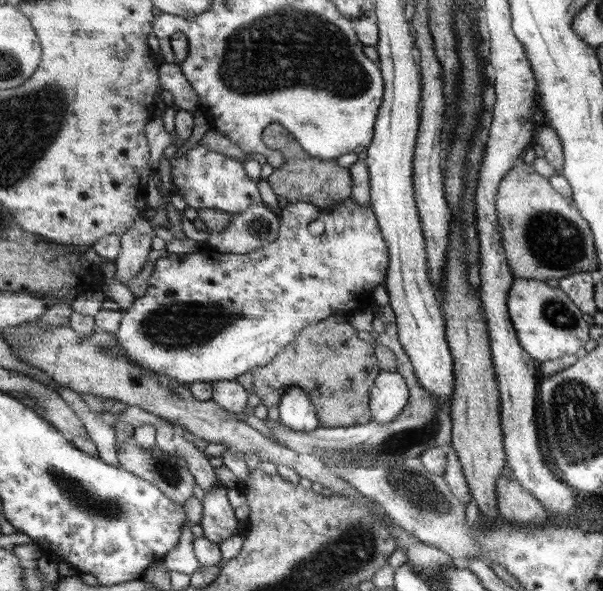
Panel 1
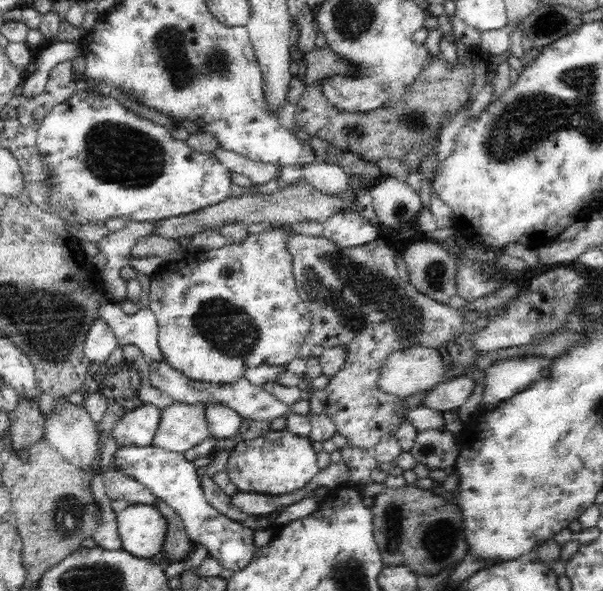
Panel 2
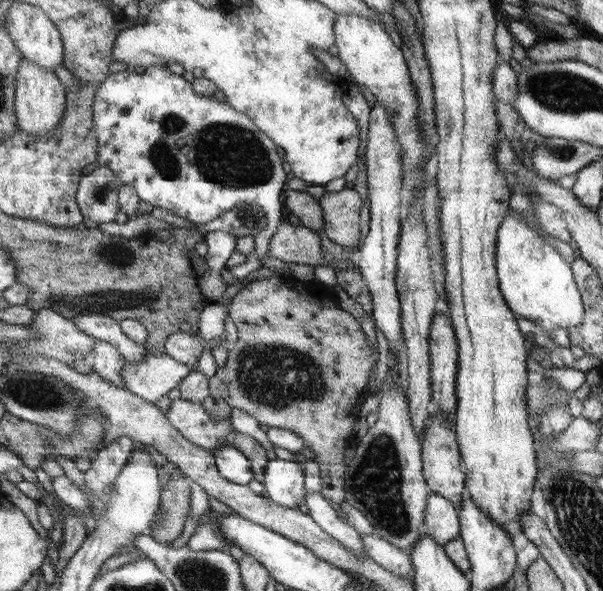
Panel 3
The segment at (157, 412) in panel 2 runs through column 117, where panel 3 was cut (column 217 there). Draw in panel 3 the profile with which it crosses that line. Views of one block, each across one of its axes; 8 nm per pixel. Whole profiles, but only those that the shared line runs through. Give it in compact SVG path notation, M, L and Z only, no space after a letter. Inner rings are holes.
M188 399L171 402L165 412L166 418L192 444L212 450L218 443L228 441L231 435L234 436L231 420L214 420L202 403L190 402Z

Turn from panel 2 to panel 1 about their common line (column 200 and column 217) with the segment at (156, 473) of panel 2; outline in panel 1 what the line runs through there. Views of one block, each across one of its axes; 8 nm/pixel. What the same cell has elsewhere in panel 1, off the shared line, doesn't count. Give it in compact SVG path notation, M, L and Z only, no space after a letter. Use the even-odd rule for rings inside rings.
M219 481L217 486L206 492L202 504L203 513L199 524L203 528L204 538L220 544L237 534L239 519L234 515L233 505L229 502L226 485Z

